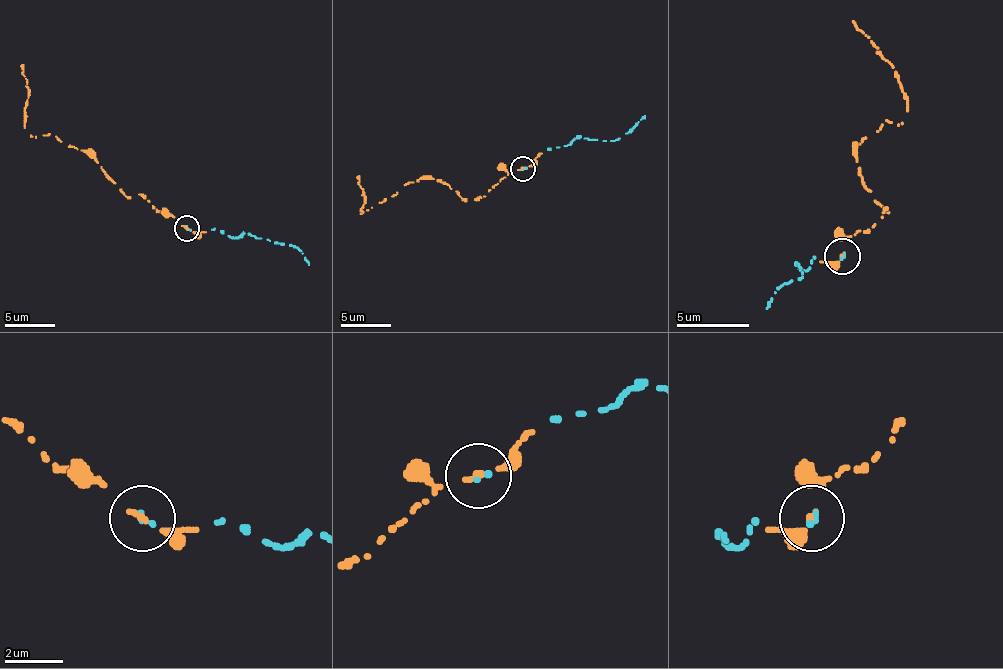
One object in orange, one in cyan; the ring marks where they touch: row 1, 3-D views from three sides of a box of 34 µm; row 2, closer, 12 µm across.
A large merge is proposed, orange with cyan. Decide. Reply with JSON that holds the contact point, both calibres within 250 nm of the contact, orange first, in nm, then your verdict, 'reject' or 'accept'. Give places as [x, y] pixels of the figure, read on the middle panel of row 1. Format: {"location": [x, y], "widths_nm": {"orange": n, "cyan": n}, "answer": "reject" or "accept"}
{"location": [523, 168], "widths_nm": {"orange": 220, "cyan": 180}, "answer": "accept"}

